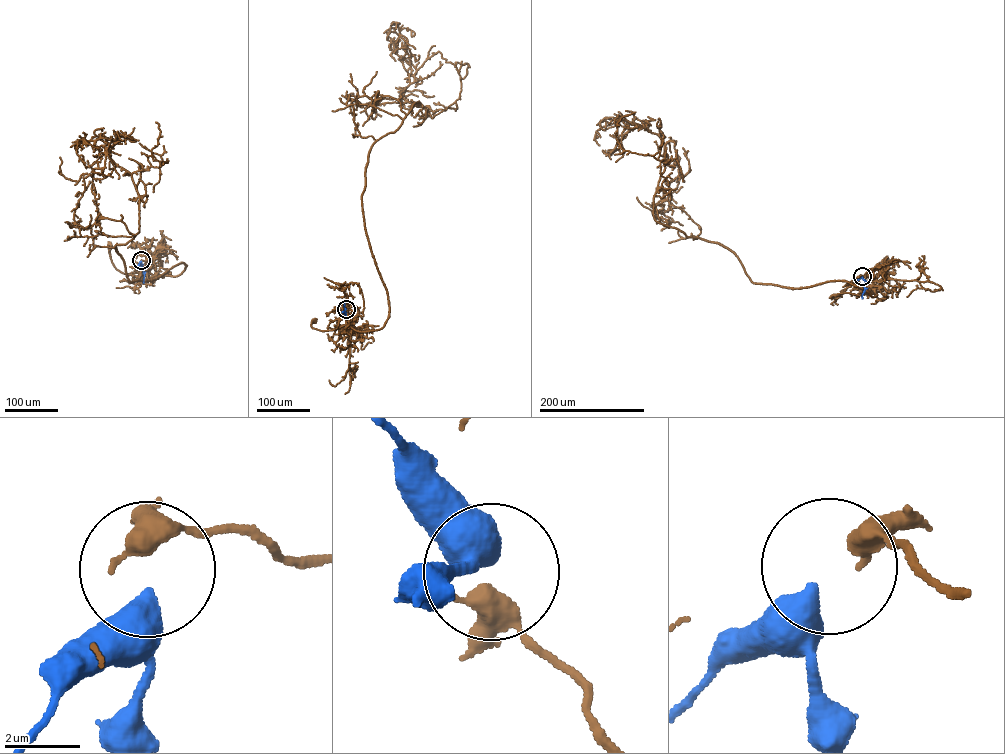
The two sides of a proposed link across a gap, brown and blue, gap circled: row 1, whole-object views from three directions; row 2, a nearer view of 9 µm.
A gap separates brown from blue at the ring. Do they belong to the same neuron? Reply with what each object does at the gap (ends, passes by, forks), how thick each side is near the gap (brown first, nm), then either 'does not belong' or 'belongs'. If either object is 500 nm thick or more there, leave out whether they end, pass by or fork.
440/550 nm | does not belong

